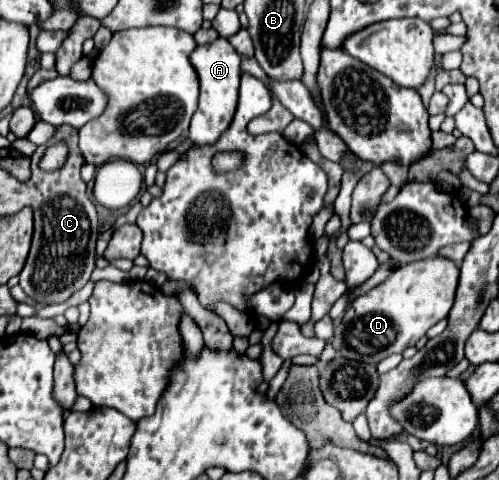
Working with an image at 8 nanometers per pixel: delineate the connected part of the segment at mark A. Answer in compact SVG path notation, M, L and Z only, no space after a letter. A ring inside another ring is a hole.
M216 38L214 42L194 48L194 52L190 54L190 62L194 64L194 70L198 74L200 96L188 136L194 144L214 144L214 140L230 126L230 120L234 118L234 108L238 106L238 84L242 74L240 54L226 38Z

